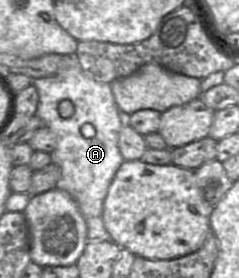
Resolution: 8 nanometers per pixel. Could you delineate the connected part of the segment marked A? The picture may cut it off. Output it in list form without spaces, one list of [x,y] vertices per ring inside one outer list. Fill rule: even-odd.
[[[77,60],[77,65],[51,77],[34,79],[33,84],[39,95],[35,115],[56,135],[56,148],[50,153],[52,163],[58,165],[61,170],[56,188],[66,191],[76,201],[87,224],[89,241],[112,241],[103,222],[103,203],[111,181],[124,162],[124,158],[119,149],[119,133],[123,125],[110,83],[98,82],[85,75]],[[63,100],[71,101],[75,107],[75,112],[70,118],[63,118],[59,114],[58,106]]]

